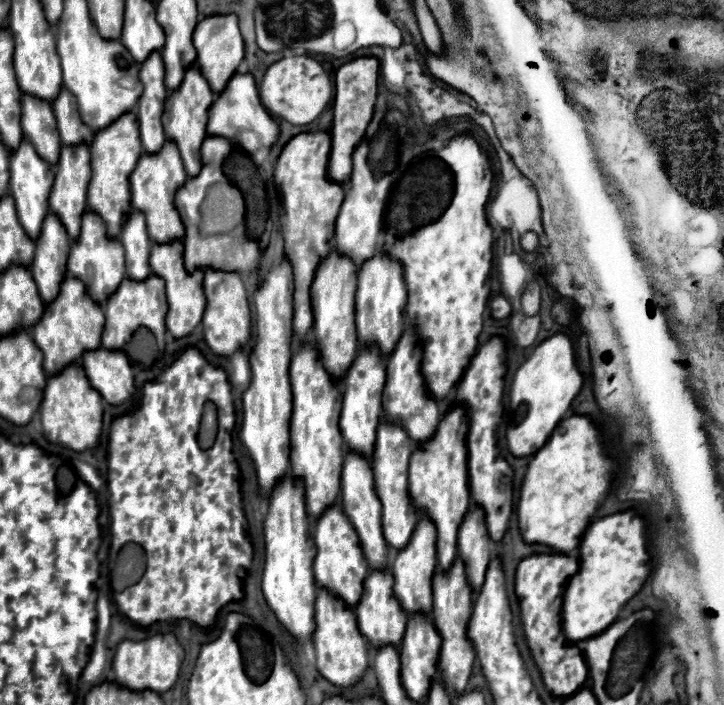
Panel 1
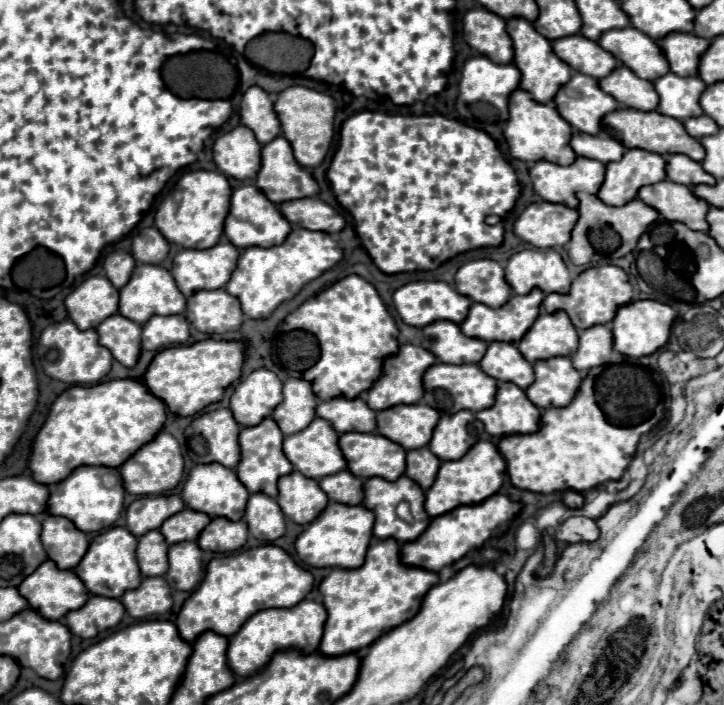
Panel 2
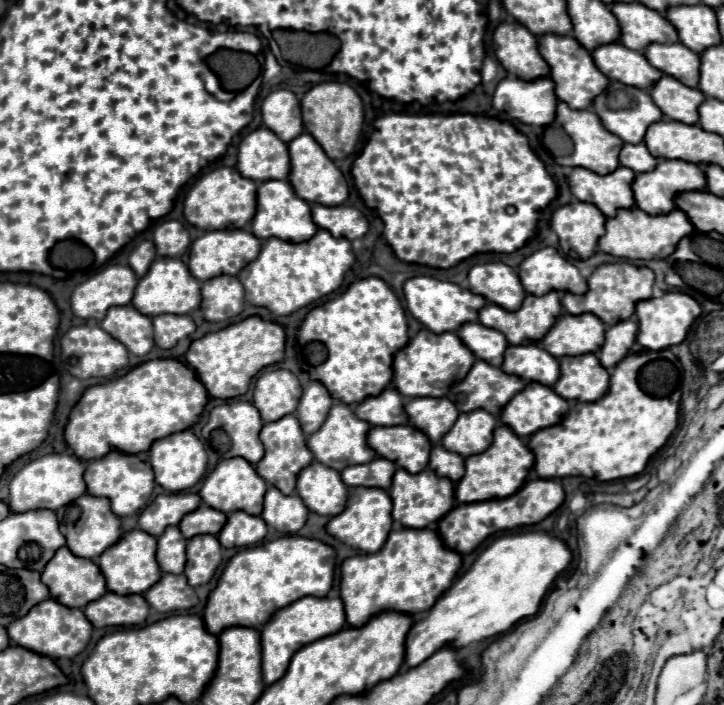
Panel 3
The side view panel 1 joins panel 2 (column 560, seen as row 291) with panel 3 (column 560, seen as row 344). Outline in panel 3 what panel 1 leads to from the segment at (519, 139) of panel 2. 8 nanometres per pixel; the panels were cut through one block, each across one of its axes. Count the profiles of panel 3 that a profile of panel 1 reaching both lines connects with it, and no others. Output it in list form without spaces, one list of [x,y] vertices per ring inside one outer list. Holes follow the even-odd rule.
[[[560,102],[558,112],[556,112],[556,122],[568,132],[568,136],[572,138],[574,148],[576,148],[572,156],[556,160],[560,166],[582,166],[582,168],[588,168],[596,174],[610,174],[620,166],[618,154],[620,154],[620,148],[622,148],[624,142],[616,134],[608,132],[602,126],[596,112],[592,112],[592,110],[572,110],[568,104]]]

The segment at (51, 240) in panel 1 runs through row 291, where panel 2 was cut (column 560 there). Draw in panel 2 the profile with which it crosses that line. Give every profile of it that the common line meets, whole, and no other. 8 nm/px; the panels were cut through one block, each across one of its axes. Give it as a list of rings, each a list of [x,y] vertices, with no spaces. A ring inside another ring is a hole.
[[[580,34],[564,36],[552,40],[552,50],[560,60],[564,60],[572,70],[588,74],[592,78],[604,78],[616,68],[616,58],[602,50],[598,42],[588,40]]]

